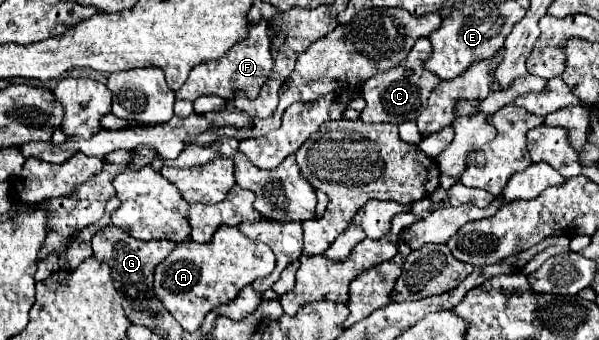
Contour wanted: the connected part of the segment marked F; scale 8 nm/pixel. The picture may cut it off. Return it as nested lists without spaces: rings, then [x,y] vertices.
[[[257,23],[257,25],[251,25],[251,33],[247,33],[247,41],[243,41],[243,45],[235,45],[235,49],[227,53],[227,57],[221,57],[219,61],[207,61],[191,69],[189,79],[179,91],[175,91],[175,97],[185,101],[195,101],[201,95],[217,95],[217,97],[223,97],[225,101],[233,101],[237,93],[243,93],[247,99],[255,99],[263,83],[271,77],[273,65],[275,61],[269,51],[267,25]]]

